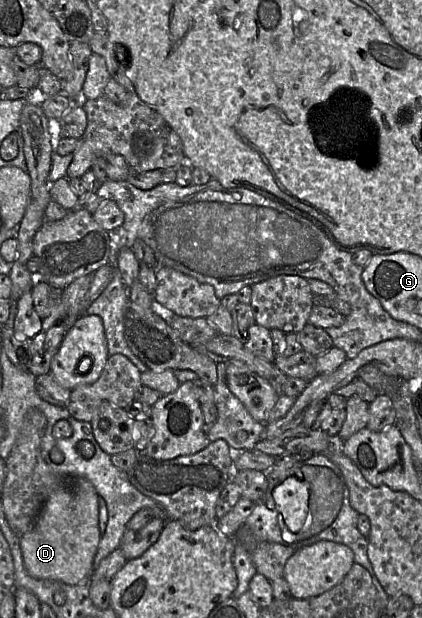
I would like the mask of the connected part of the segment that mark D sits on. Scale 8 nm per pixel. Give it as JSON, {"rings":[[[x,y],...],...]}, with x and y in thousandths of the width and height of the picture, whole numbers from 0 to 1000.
{"rings":[[[168,772],[161,786],[121,798],[76,858],[47,869],[57,916],[83,937],[185,947],[223,926],[220,908],[237,874],[235,801],[206,775]]]}

